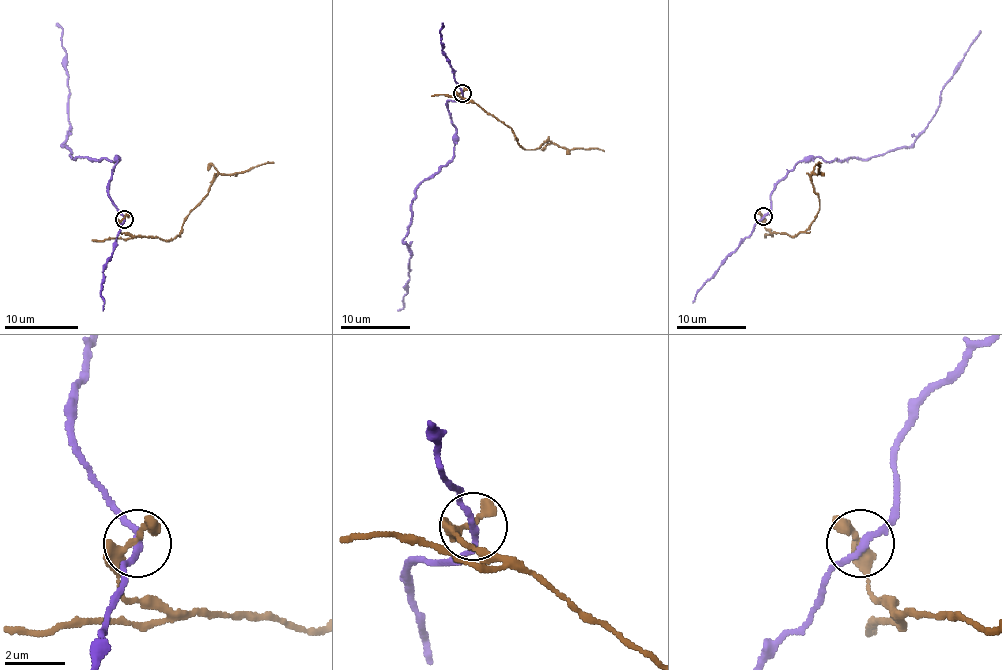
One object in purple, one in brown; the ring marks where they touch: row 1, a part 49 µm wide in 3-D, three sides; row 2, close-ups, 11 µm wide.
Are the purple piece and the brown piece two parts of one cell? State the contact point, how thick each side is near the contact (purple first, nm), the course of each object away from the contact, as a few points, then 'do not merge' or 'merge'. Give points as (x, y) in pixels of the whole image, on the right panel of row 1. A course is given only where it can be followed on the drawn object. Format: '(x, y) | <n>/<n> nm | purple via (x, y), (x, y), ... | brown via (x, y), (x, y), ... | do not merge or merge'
(763, 216) | 200/240 nm | purple via (763, 217), (770, 210), (773, 187), (801, 161), (861, 159), (910, 145), (935, 114), (940, 91), (980, 30) | brown via (763, 217), (770, 233), (791, 236), (805, 231), (819, 210), (812, 175), (819, 171), (821, 163) | do not merge

